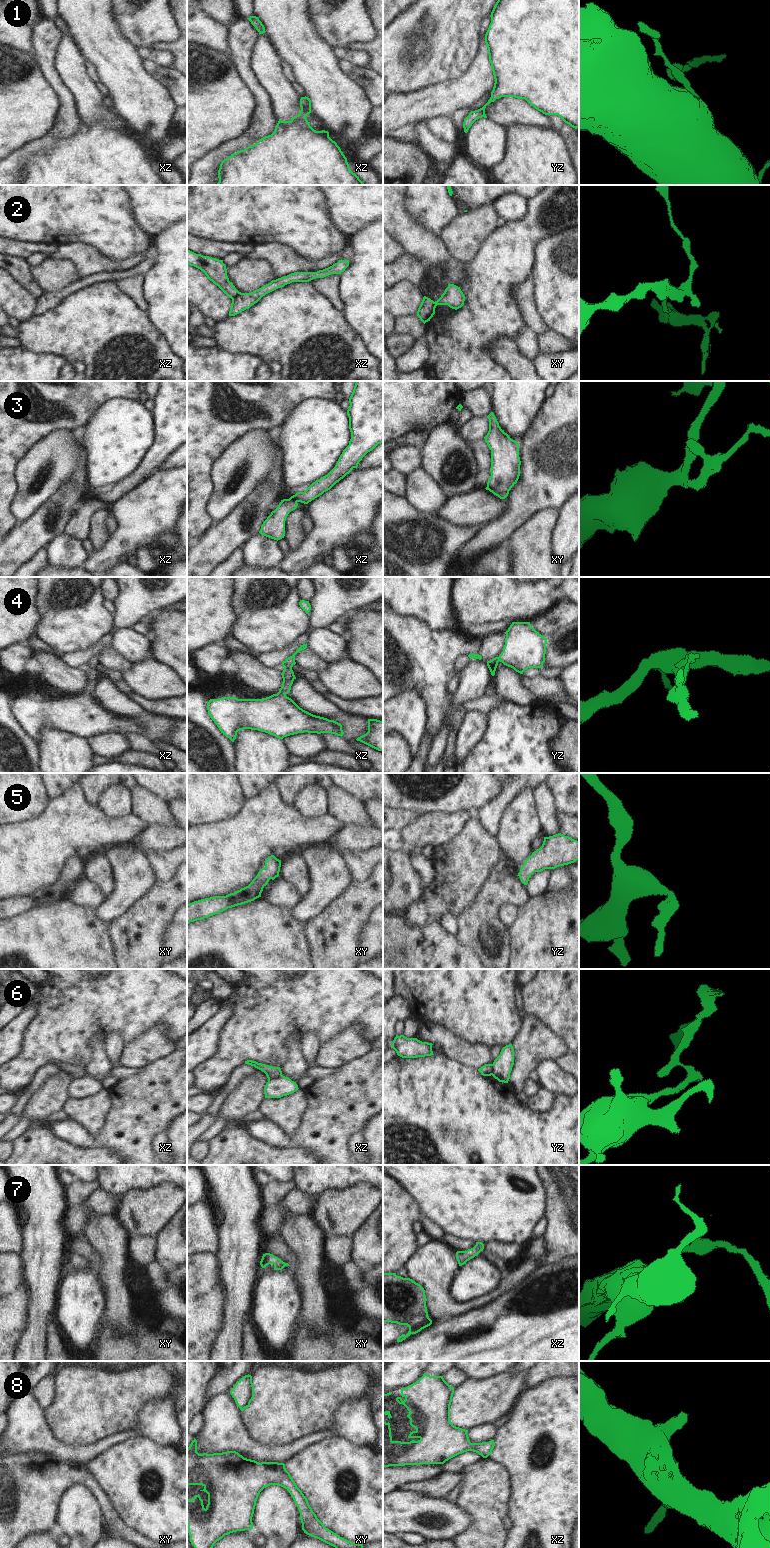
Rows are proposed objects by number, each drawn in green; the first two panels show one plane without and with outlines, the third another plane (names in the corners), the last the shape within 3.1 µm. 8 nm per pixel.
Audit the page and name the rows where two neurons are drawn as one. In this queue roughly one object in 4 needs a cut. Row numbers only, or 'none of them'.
2, 3, 6.

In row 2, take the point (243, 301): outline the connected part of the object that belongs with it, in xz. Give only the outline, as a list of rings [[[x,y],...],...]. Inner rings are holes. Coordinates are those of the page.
[[[339,260],[332,266],[319,270],[317,272],[294,272],[287,276],[272,280],[270,283],[251,293],[239,293],[237,297],[232,299],[229,316],[235,316],[242,311],[249,309],[252,305],[257,303],[266,294],[282,288],[292,282],[309,282],[316,278],[324,278],[331,274],[341,274],[349,266],[349,260]]]

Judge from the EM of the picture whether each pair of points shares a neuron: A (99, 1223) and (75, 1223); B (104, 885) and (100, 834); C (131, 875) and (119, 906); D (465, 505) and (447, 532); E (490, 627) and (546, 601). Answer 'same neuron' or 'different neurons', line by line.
A: different neurons
B: different neurons
C: same neuron
D: different neurons
E: different neurons

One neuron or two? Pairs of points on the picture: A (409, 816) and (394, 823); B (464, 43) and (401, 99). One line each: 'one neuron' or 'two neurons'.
A: one neuron
B: two neurons

